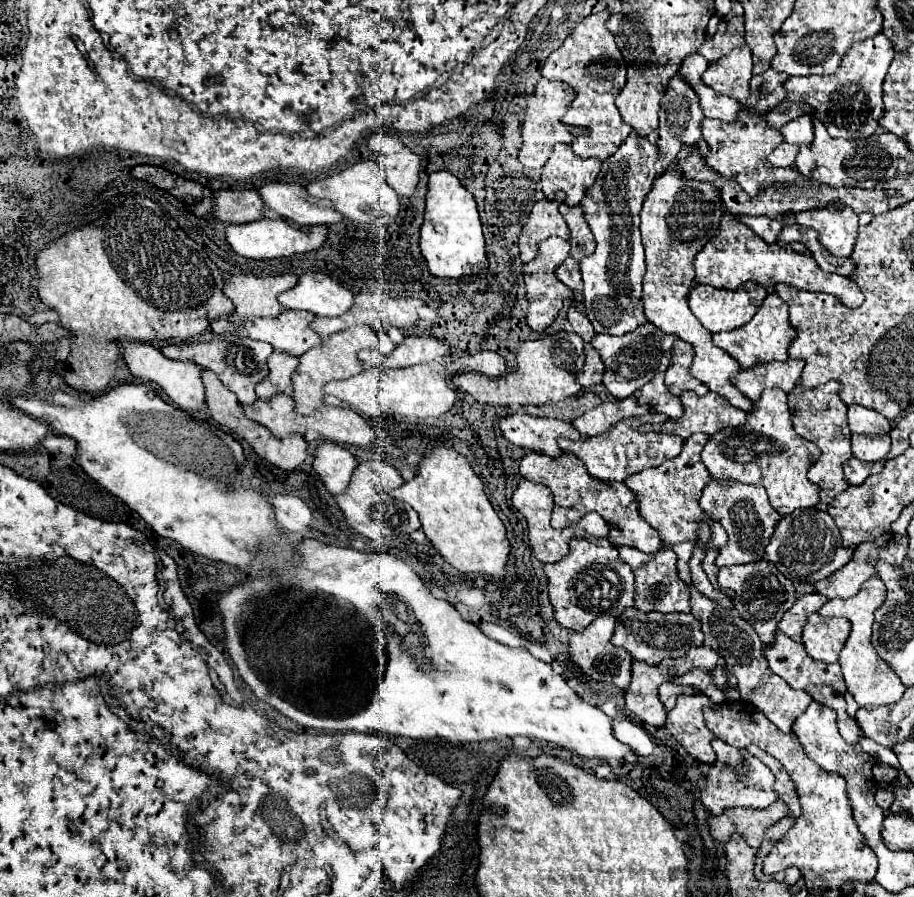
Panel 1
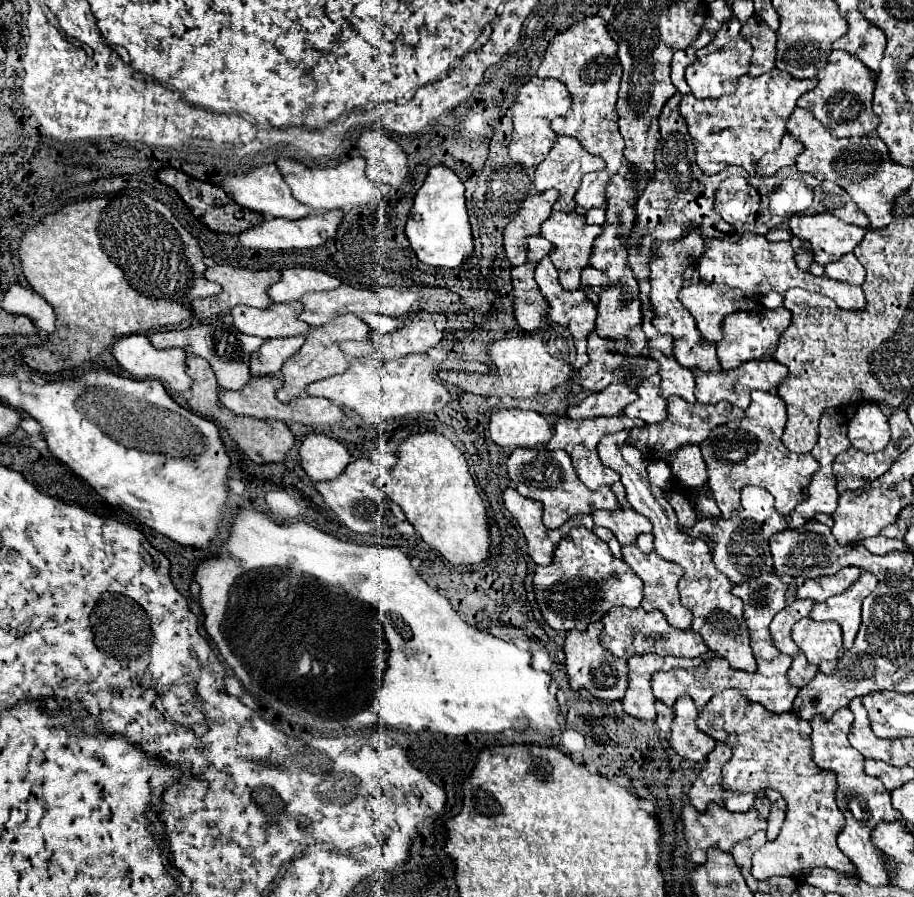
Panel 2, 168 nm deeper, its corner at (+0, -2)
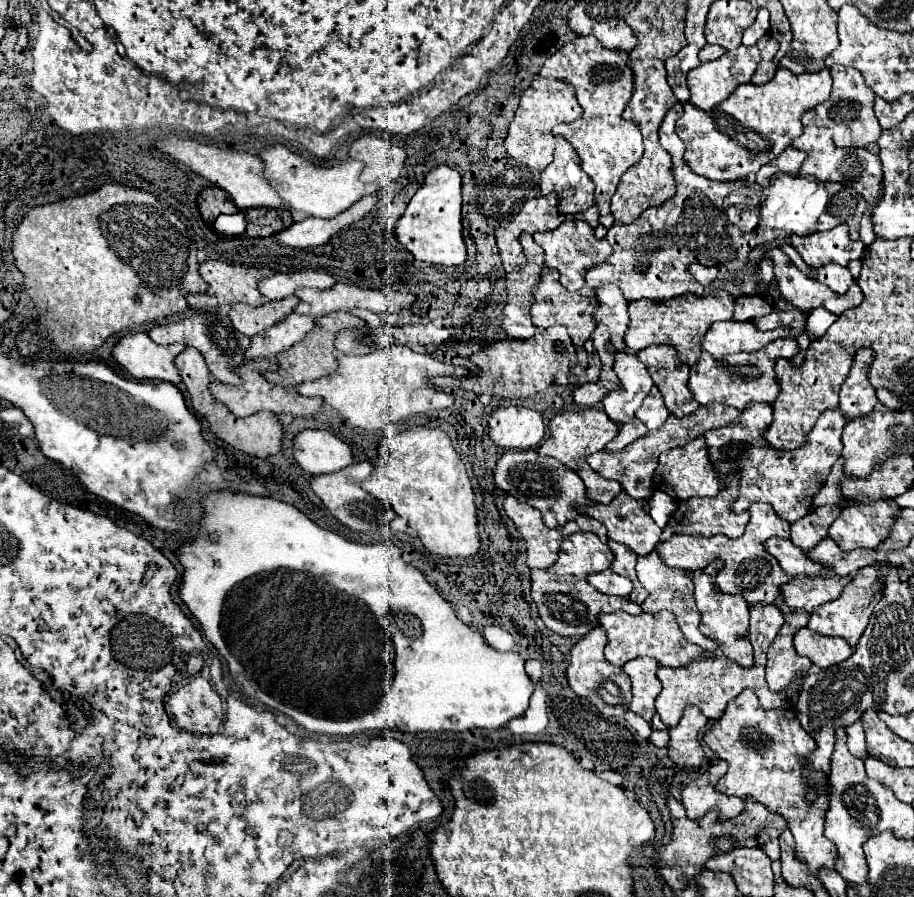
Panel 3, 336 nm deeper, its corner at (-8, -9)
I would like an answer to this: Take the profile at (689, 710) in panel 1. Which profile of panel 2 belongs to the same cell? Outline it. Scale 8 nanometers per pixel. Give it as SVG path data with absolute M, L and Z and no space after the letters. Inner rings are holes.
M681 695L681 699L677 699L669 745L681 757L691 759L695 763L703 763L707 759L709 751L713 751L715 741L697 729L697 725L695 725L697 713L699 711L697 711L693 699L689 699L689 695Z

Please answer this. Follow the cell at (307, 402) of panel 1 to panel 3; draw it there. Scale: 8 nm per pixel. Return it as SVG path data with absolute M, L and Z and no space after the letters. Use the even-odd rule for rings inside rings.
M331 312L331 314L325 314L321 316L315 326L311 328L311 332L301 340L297 342L295 346L283 350L279 356L277 356L277 362L279 362L279 368L275 372L263 372L265 378L269 378L269 382L273 384L279 384L283 388L293 388L295 384L301 384L301 382L311 382L311 380L317 380L333 370L337 370L337 360L335 360L335 336L339 330L343 328L361 328L365 326L365 322L357 316L353 316L351 312Z

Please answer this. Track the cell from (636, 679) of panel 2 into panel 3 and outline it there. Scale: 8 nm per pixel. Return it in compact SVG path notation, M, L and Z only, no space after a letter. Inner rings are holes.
M637 658L627 662L621 670L631 678L633 686L633 700L631 710L651 722L655 714L655 698L661 690L661 682L657 678L659 664L653 658Z

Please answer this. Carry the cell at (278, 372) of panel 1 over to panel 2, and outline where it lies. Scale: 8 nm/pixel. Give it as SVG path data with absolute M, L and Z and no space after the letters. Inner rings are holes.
M293 337L293 339L269 339L253 355L249 361L251 375L253 377L269 377L269 375L279 375L281 367L301 349L305 337Z

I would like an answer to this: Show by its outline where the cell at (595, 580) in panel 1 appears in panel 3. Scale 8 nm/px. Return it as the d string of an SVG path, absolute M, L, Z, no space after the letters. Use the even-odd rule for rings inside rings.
M575 532L561 542L559 558L553 566L545 570L531 570L531 596L537 604L543 624L549 630L559 636L579 638L597 626L599 612L625 610L629 614L641 614L641 606L635 602L621 596L601 594L587 582L589 572L607 570L609 562L613 562L613 552L607 544L603 544L593 532Z

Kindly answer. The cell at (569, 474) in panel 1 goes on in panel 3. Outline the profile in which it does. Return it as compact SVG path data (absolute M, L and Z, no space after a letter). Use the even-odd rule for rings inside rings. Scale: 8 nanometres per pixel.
M509 450L509 452L505 452L497 460L497 466L493 468L493 478L495 478L495 484L503 492L515 496L519 502L525 502L525 504L541 510L543 522L549 528L563 526L565 522L577 518L577 512L569 506L571 502L593 504L593 502L589 502L589 498L585 494L581 478L573 470L561 466L561 462L557 462L553 458L541 458L535 450Z

